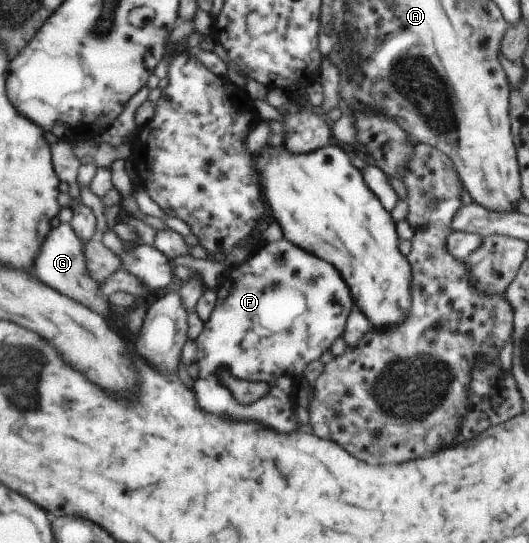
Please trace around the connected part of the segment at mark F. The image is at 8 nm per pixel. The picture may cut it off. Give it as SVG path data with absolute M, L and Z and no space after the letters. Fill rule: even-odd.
M284 237L279 241L261 244L255 254L244 264L236 267L232 277L220 286L218 305L212 319L205 323L205 330L196 339L196 363L199 366L199 377L194 385L202 407L216 415L226 415L232 419L254 419L262 425L274 428L282 433L300 431L300 419L294 411L292 393L296 389L296 379L304 377L304 371L342 335L344 323L355 303L350 295L348 285L340 272L326 260L322 261L316 254L304 251L302 247ZM220 371L230 371L238 379L266 381L272 385L270 395L256 403L246 406L238 401L237 396L222 383Z

